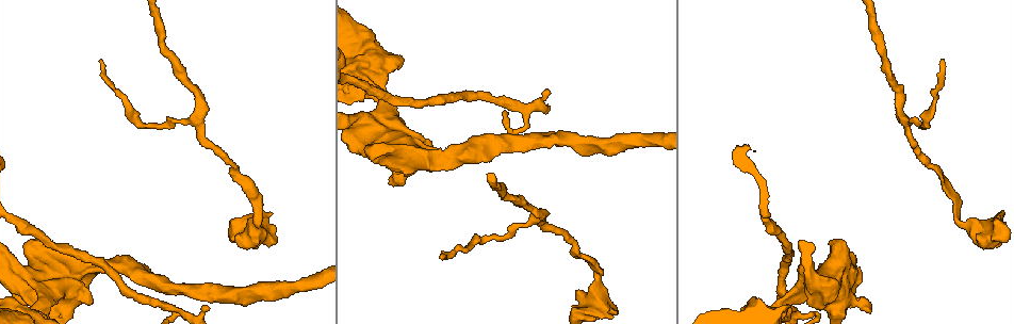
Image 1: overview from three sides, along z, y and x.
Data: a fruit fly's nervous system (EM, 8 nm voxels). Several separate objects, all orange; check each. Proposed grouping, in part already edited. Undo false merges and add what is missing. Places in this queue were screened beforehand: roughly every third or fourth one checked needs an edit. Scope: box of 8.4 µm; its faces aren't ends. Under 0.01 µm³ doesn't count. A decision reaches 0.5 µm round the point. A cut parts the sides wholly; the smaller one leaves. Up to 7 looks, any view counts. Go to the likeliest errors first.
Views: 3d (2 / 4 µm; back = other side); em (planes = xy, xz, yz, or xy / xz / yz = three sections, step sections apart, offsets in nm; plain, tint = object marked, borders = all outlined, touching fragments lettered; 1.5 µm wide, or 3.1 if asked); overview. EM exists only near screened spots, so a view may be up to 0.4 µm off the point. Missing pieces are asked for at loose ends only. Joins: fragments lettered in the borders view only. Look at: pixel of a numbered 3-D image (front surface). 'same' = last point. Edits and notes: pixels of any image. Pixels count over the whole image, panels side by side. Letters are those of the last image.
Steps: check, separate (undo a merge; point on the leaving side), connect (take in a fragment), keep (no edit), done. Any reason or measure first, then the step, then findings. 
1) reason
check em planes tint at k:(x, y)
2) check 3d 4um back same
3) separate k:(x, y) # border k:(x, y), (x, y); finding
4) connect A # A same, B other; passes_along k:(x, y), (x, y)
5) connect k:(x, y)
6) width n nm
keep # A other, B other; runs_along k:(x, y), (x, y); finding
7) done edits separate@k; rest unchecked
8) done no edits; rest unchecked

branch stops here
check 3d 2um at 1:(205, 306)

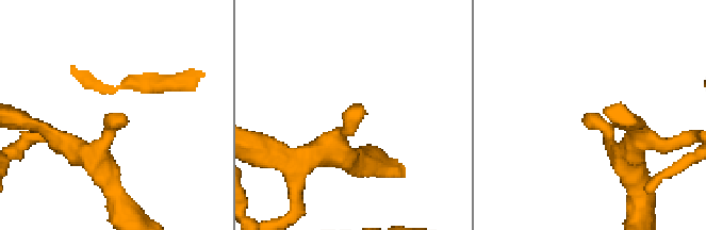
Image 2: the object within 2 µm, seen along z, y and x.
now the EM
check em xy step 4 tint at 2:(358, 103)

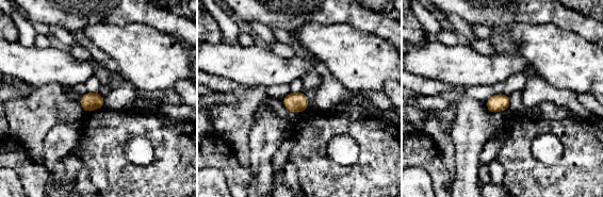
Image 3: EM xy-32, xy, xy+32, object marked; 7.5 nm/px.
another direction
check em yz step 4 borders same

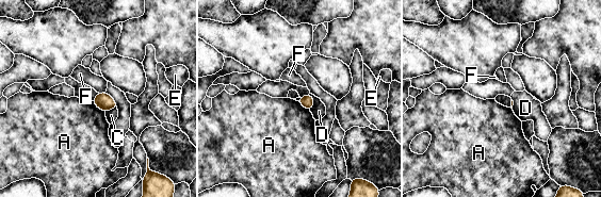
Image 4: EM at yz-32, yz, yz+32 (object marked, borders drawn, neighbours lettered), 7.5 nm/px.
keep # A other, C other, D other, E other, F other; border 4:(92, 101), (104, 113); none of them fits

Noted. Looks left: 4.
a narrow waist
check em yz step 4 tint at 1:(35, 285)

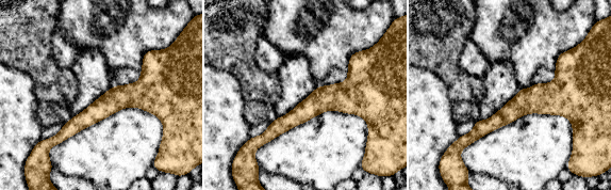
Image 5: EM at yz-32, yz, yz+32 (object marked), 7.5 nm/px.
another direction
check em planes borders same

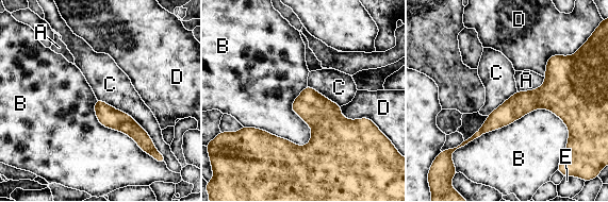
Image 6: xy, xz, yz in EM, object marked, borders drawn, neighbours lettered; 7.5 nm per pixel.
longest_contact B 700 nm
keep # A other, B other, C other, D other, E other; all the same neuron

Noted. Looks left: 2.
done no edits; rest unchecked

